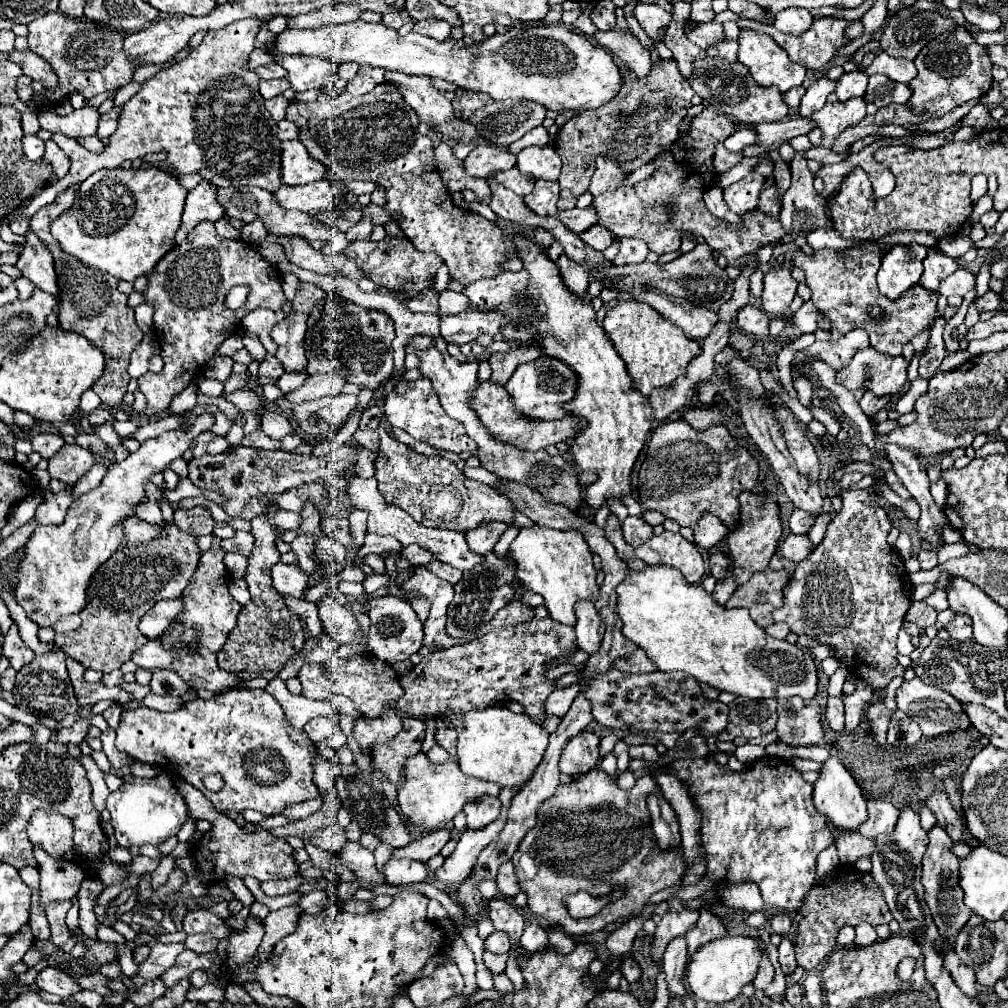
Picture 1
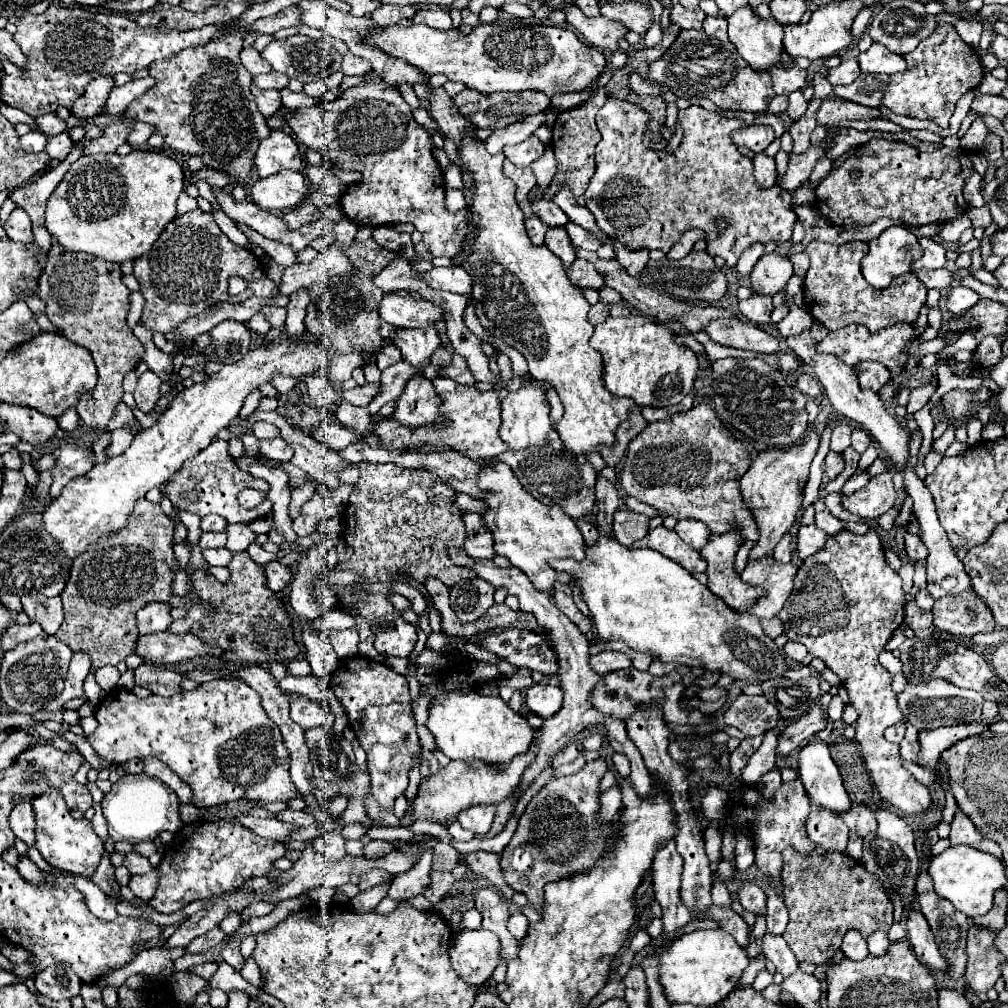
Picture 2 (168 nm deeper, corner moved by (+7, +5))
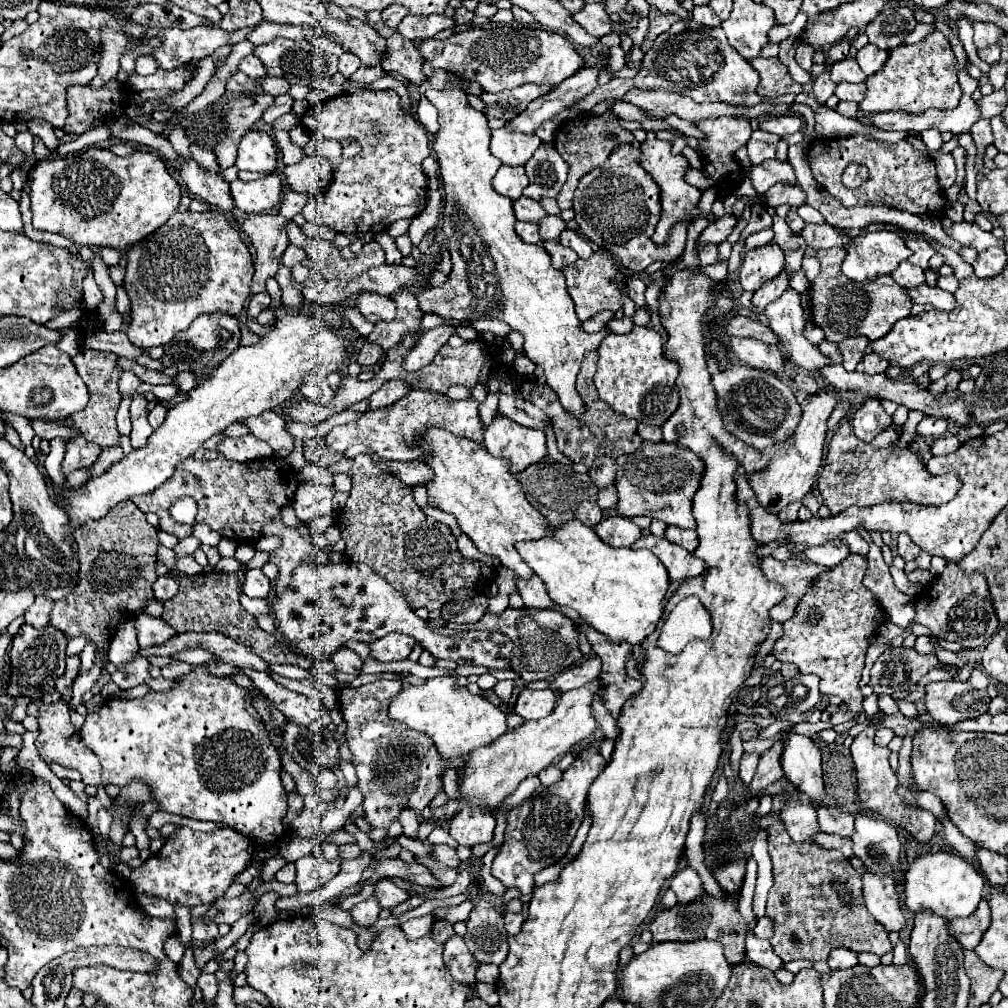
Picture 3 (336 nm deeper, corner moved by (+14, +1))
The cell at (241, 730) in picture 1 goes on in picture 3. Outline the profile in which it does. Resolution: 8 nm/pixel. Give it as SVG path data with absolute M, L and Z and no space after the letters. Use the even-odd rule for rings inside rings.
M197 664L181 680L175 680L169 692L147 692L133 700L107 700L99 712L85 716L79 734L103 764L103 786L115 784L123 788L137 778L151 788L151 796L161 812L219 822L223 828L233 828L259 846L281 842L287 836L289 826L283 822L287 814L287 792L279 778L281 758L251 704L249 690L237 686L231 676L217 678L209 674L205 664Z

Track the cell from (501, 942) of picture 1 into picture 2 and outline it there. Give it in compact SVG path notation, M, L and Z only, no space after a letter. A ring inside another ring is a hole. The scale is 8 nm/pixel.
M460 930L452 936L450 962L456 974L474 984L484 984L498 964L500 940L490 930Z

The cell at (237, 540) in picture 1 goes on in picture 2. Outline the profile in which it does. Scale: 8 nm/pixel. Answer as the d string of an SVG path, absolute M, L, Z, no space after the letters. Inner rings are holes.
M204 532L200 538L202 548L224 548L226 534L224 532Z

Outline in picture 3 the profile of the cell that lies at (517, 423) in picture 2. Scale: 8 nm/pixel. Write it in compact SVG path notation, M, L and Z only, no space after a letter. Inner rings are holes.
M505 416L493 418L493 424L485 430L483 444L489 454L511 460L513 472L525 470L547 454L545 432L525 428Z

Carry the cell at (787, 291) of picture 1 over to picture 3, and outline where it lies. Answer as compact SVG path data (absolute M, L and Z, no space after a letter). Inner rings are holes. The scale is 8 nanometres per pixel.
M765 244L757 250L747 250L743 254L743 264L739 268L739 282L743 290L755 292L759 290L767 280L781 274L785 268L783 252L777 244Z

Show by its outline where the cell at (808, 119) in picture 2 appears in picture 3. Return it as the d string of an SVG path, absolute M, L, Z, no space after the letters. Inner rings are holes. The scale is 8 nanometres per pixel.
M825 62L825 72L823 74L819 74L817 78L815 78L815 82L813 82L813 94L815 94L815 100L823 106L825 102L827 102L827 98L835 92L835 82L829 78L829 66L831 66L831 62Z

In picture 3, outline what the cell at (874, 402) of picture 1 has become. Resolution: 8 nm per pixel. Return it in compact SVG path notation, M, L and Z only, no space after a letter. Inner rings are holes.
M867 354L863 356L863 360L857 364L857 372L865 372L865 374L881 374L885 372L889 366L889 362L885 362L885 358L877 356L877 354Z

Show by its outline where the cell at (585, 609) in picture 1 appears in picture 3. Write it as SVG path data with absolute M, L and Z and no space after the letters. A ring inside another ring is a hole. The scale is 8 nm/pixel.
M535 574L531 578L521 578L517 576L515 578L515 586L517 586L517 592L521 594L525 606L529 608L539 608L539 610L545 610L545 608L555 608L555 604L549 600L549 594L545 590L545 584L541 582L541 578L537 578Z

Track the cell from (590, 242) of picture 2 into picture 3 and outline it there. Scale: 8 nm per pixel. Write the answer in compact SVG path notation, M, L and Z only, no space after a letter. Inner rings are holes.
M563 230L561 236L559 236L559 242L571 250L577 252L579 258L589 258L593 254L593 248L591 248L591 242L587 242L579 232L575 230Z

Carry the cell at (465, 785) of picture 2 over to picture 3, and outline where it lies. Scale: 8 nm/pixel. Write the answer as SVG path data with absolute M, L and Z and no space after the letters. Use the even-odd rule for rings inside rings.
M597 680L589 682L589 686L563 692L547 718L529 720L517 730L505 732L501 738L497 738L497 742L493 742L493 746L473 750L471 758L465 764L465 774L459 780L463 800L469 800L471 804L483 806L487 812L493 812L493 808L509 794L513 794L527 776L537 776L541 770L567 754L573 744L593 734L597 730L597 722L593 718L591 704L595 696L601 696L601 688L601 680Z

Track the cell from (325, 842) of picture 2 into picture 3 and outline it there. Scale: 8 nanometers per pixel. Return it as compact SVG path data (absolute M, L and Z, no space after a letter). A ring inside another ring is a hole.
M313 854L309 856L303 856L295 862L297 866L297 892L305 892L305 894L311 894L315 892L317 888L325 886L333 876L339 874L339 860L335 862L327 862L327 860L321 860Z

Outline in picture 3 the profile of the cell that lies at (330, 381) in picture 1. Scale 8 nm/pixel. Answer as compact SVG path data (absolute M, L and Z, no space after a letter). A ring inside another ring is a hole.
M365 342L363 346L361 346L361 350L359 350L359 358L357 358L357 362L365 368L365 370L369 370L369 368L373 368L381 358L383 358L383 350L381 350L381 346L377 346L377 344L371 344L371 342Z

